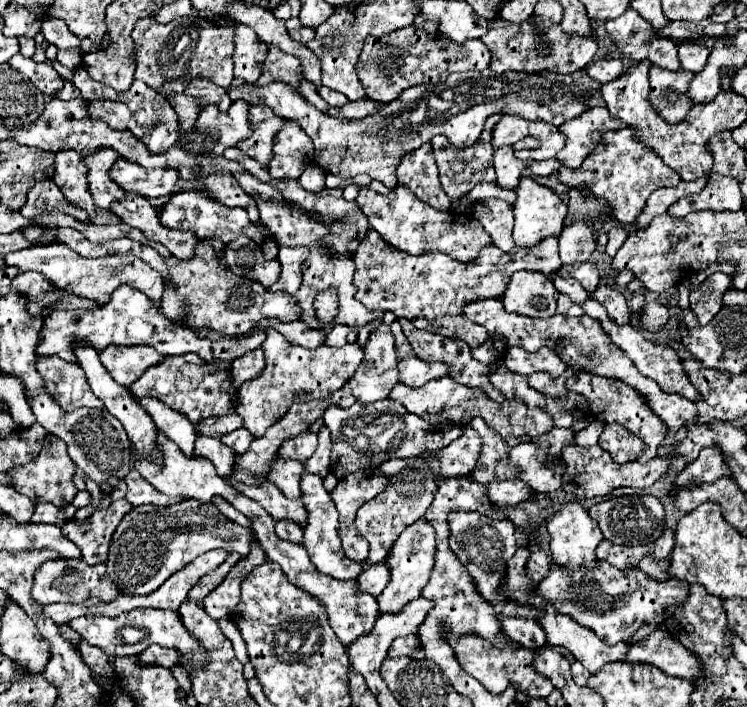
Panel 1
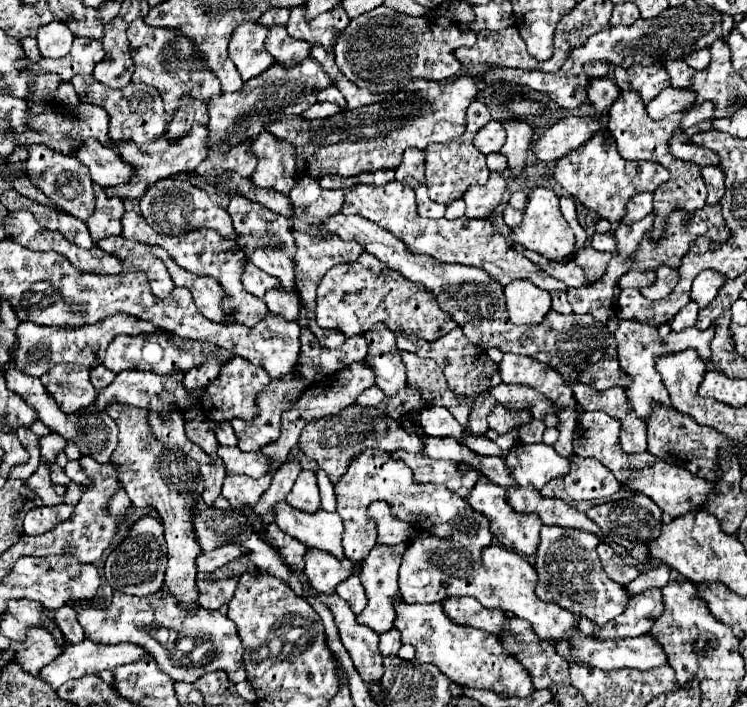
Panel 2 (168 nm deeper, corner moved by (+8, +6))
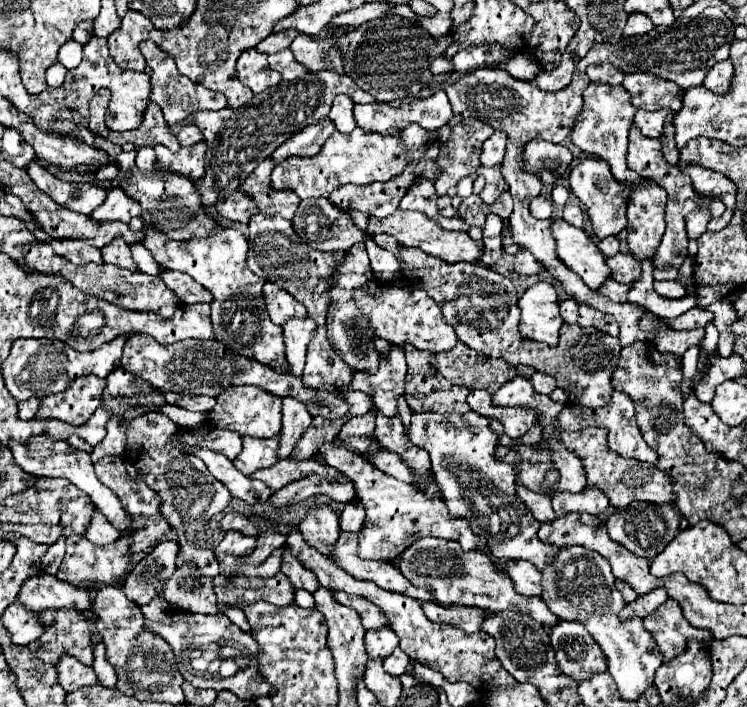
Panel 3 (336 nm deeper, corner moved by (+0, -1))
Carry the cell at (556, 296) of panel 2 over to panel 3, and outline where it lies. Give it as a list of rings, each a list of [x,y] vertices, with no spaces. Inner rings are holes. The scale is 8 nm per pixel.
[[[566,298],[560,302],[560,314],[568,324],[574,324],[578,320],[578,304],[574,302],[574,298]]]

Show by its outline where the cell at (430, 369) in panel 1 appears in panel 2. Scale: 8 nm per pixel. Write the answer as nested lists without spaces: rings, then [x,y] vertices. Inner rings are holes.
[[[376,323],[364,339],[368,343],[366,365],[376,375],[376,387],[380,387],[384,395],[396,395],[406,387],[406,375],[394,333],[384,323]]]

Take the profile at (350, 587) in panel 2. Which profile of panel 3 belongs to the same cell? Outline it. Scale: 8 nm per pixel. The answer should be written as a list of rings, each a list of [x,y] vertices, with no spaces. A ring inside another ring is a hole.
[[[340,592],[340,594],[336,594],[336,600],[340,600],[344,606],[354,608],[354,610],[360,614],[362,626],[364,626],[366,630],[370,630],[370,628],[380,628],[380,626],[386,626],[386,624],[388,624],[388,620],[384,618],[384,614],[380,614],[380,608],[374,606],[372,602],[364,600],[364,598],[360,598],[360,596]]]

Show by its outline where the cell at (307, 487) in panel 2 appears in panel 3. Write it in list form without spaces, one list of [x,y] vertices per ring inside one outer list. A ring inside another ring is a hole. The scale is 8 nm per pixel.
[[[330,504],[312,506],[302,518],[302,522],[298,524],[298,530],[302,532],[306,542],[310,542],[322,554],[328,554],[328,546],[336,542],[338,532],[340,532],[338,516],[330,508]]]

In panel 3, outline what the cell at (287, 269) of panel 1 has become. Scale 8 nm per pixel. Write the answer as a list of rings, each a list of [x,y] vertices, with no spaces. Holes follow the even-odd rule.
[[[288,318],[282,326],[284,346],[286,346],[286,360],[292,368],[292,374],[300,376],[304,370],[306,348],[312,338],[312,330],[316,330],[316,322],[312,318]]]

